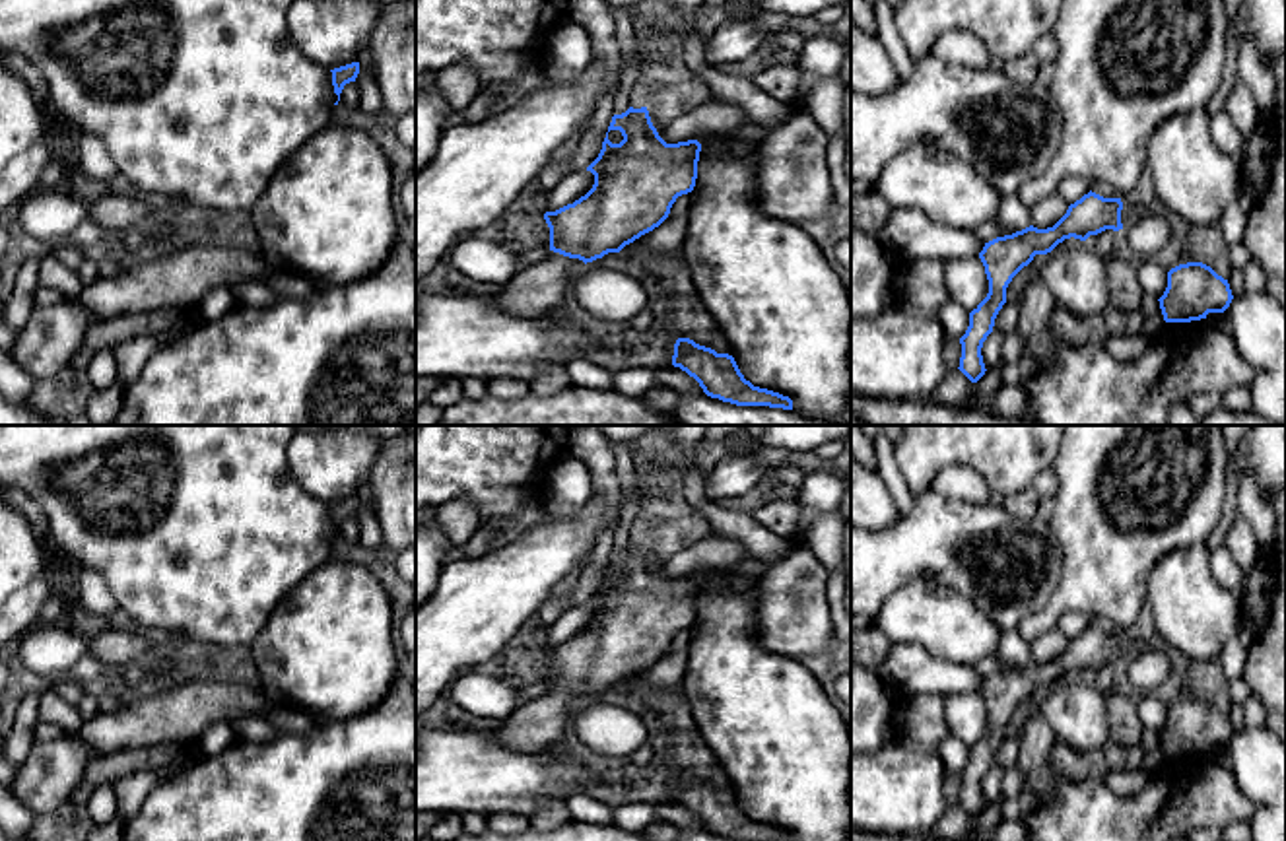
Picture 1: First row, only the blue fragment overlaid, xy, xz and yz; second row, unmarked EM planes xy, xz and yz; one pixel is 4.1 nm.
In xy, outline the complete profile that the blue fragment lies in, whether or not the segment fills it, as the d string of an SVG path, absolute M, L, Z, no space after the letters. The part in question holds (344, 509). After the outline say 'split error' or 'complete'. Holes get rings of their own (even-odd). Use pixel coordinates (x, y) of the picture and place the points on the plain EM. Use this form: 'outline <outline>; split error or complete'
outline M352 497L352 499L334 503L330 507L332 507L334 528L338 530L338 536L340 536L340 528L342 528L344 521L350 517L355 517L355 513L359 509L359 497Z; complete

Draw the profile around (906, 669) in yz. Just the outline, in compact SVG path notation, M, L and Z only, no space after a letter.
M892 643L878 676L899 693L940 697L964 691L979 691L981 678L969 664L954 664L925 655L919 647Z

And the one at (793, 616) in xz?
M793 546L758 581L758 641L800 658L839 649L826 594L828 569L808 548Z

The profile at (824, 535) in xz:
M841 513L820 515L808 524L808 550L828 569L828 573L843 569L843 528Z

